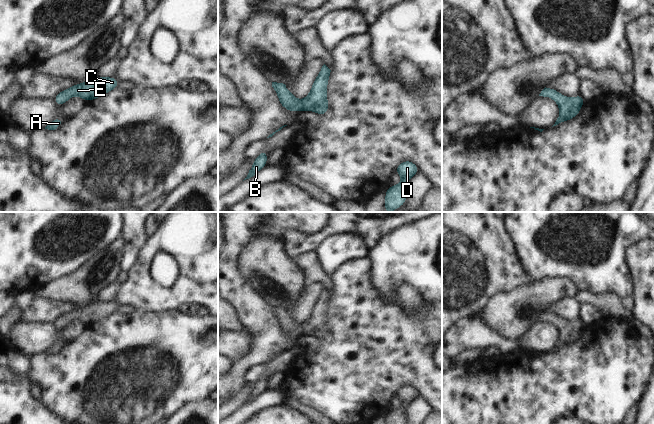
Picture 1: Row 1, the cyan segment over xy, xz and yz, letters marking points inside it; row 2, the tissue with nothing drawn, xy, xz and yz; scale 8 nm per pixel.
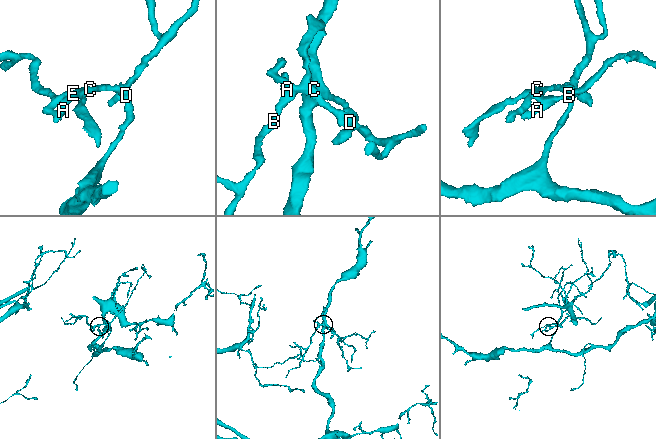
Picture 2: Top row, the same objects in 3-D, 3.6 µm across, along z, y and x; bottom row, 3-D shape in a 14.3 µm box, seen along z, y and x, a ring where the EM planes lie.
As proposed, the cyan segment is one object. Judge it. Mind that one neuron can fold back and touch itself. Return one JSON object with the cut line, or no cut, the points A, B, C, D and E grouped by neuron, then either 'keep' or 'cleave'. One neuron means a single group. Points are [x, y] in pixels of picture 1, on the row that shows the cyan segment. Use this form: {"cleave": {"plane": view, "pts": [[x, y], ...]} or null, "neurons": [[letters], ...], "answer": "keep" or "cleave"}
{"cleave": null, "neurons": [["A", "B", "C", "D", "E"]], "answer": "keep"}

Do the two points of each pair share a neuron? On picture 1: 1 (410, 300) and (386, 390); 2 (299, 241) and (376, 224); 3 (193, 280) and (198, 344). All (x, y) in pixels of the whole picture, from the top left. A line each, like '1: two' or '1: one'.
1: two
2: one
3: two

